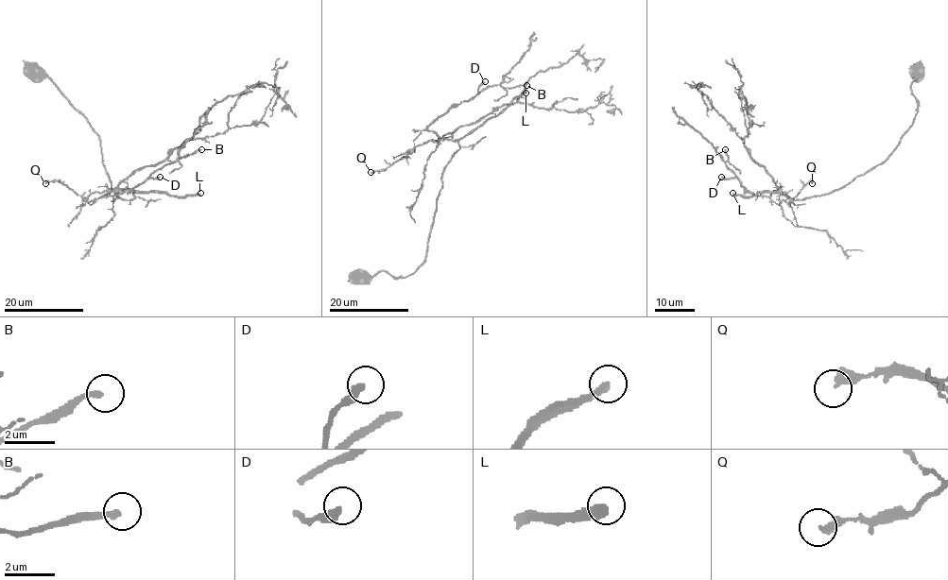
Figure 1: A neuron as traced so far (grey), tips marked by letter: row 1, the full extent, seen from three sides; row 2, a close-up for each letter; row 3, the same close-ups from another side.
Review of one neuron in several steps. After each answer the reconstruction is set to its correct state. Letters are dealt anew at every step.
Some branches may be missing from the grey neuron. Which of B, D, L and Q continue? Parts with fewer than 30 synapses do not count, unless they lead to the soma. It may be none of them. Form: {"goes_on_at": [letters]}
{"goes_on_at": ["L"]}

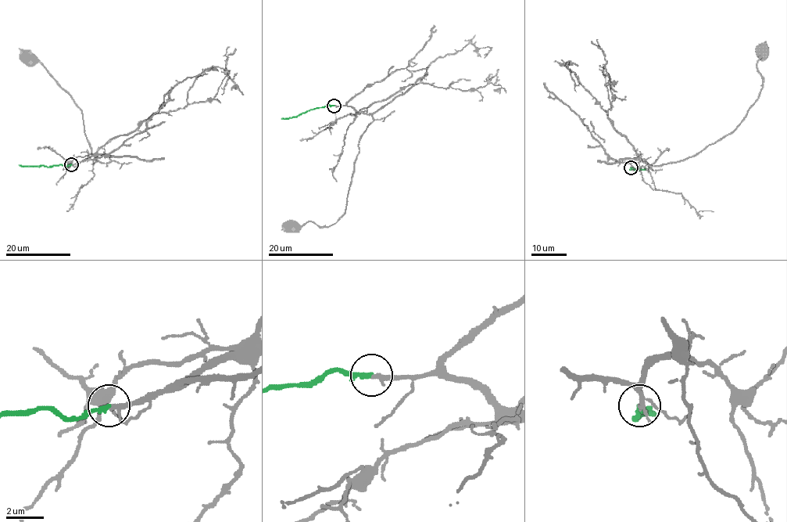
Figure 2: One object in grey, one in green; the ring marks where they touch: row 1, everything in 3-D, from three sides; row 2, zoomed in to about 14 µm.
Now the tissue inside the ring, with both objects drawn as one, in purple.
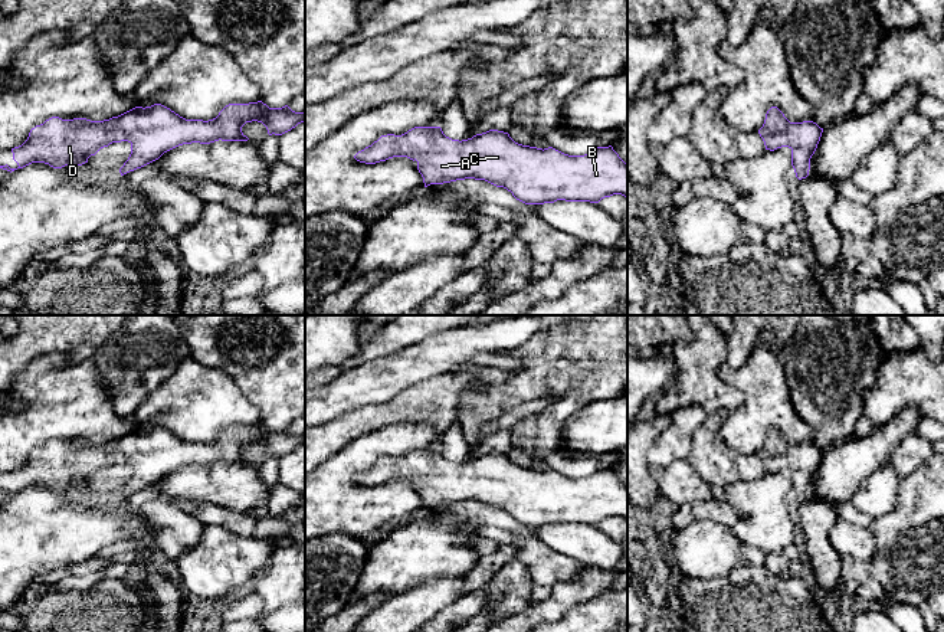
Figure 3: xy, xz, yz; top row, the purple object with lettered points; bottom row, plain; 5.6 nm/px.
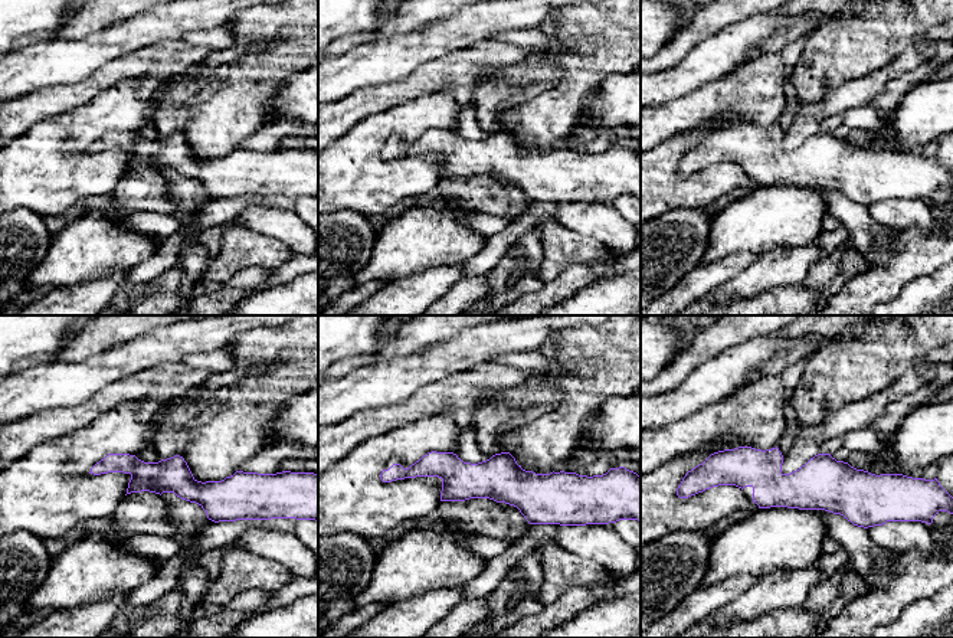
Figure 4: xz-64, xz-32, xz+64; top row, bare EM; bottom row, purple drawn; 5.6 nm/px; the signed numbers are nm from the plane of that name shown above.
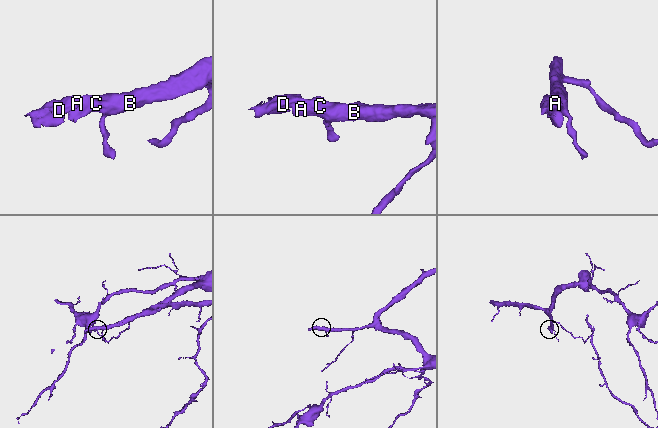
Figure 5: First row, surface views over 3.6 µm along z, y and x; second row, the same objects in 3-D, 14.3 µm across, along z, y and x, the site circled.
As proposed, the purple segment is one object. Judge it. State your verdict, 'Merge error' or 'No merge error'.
No merge error

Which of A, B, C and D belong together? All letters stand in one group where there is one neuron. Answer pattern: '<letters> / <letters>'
A B C D

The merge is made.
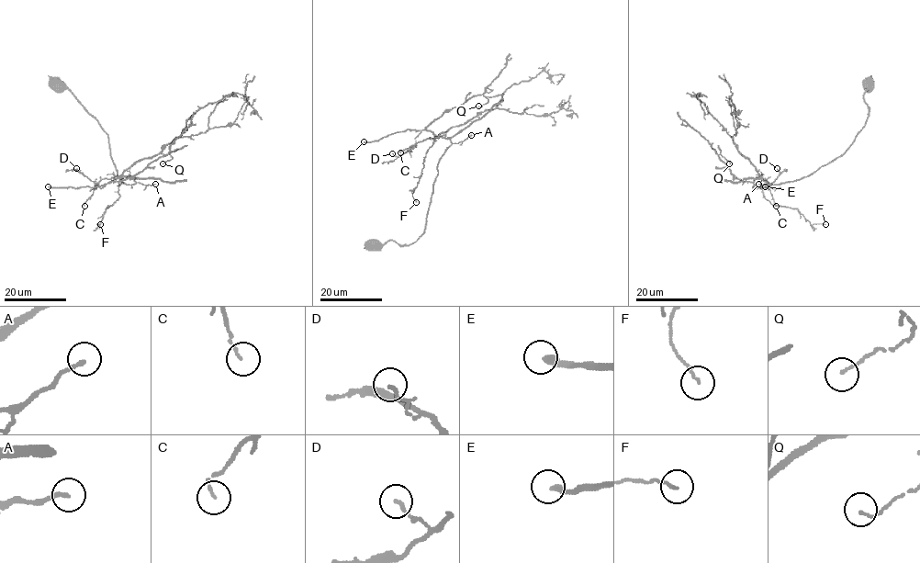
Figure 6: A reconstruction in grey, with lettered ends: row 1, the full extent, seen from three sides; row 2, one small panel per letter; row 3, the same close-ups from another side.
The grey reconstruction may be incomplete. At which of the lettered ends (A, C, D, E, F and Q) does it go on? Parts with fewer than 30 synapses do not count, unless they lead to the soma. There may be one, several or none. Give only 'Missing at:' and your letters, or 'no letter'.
Missing at: E

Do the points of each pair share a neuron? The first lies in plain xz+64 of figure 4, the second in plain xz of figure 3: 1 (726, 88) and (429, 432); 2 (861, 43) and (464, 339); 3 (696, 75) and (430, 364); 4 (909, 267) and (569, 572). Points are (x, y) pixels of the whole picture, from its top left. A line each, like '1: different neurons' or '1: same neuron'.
1: different neurons
2: different neurons
3: same neuron
4: different neurons

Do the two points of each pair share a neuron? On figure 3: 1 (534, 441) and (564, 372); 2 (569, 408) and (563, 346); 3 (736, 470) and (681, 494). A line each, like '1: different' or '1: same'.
1: same
2: same
3: different

